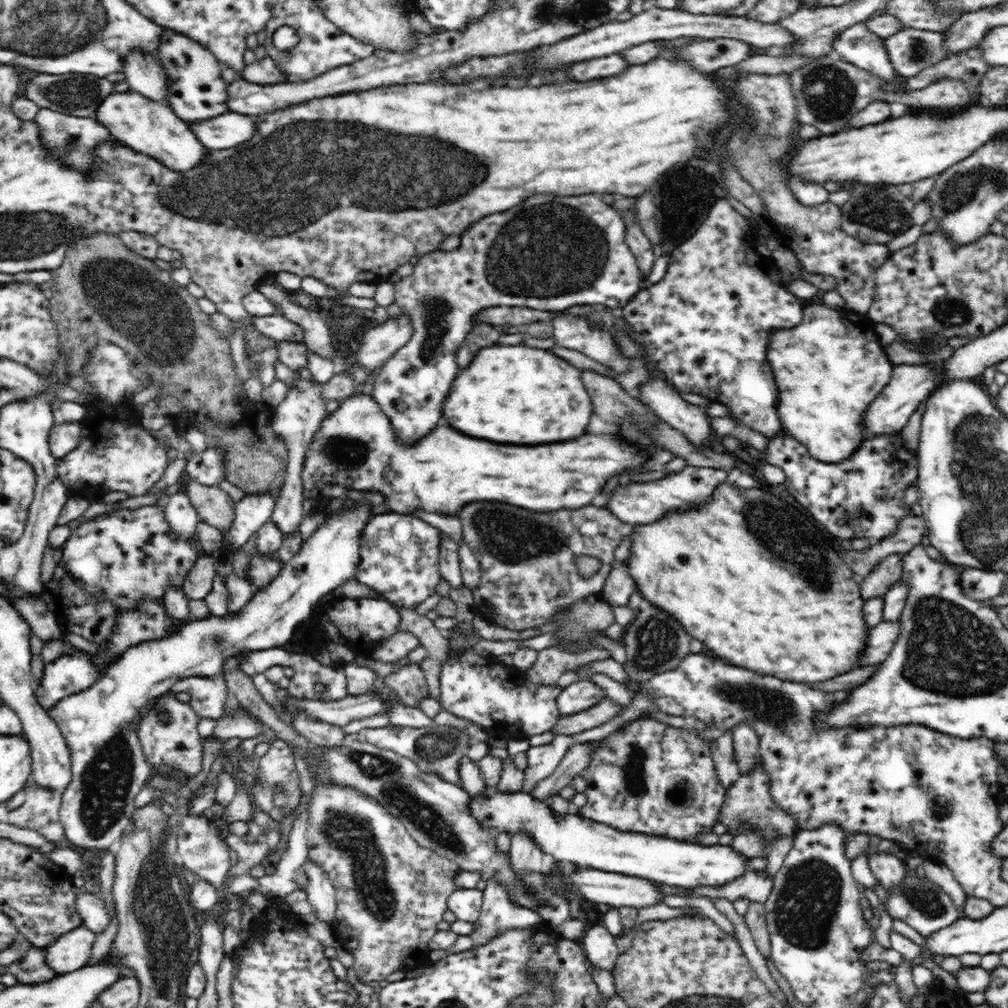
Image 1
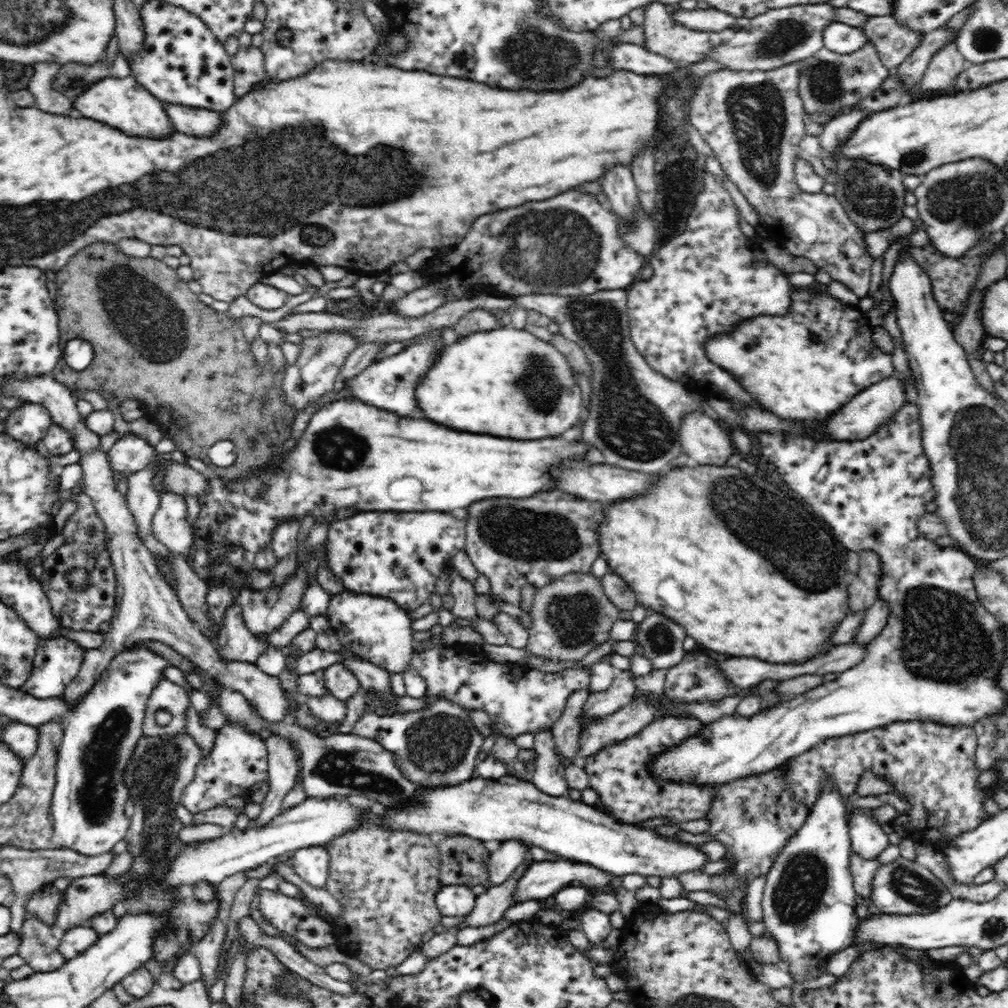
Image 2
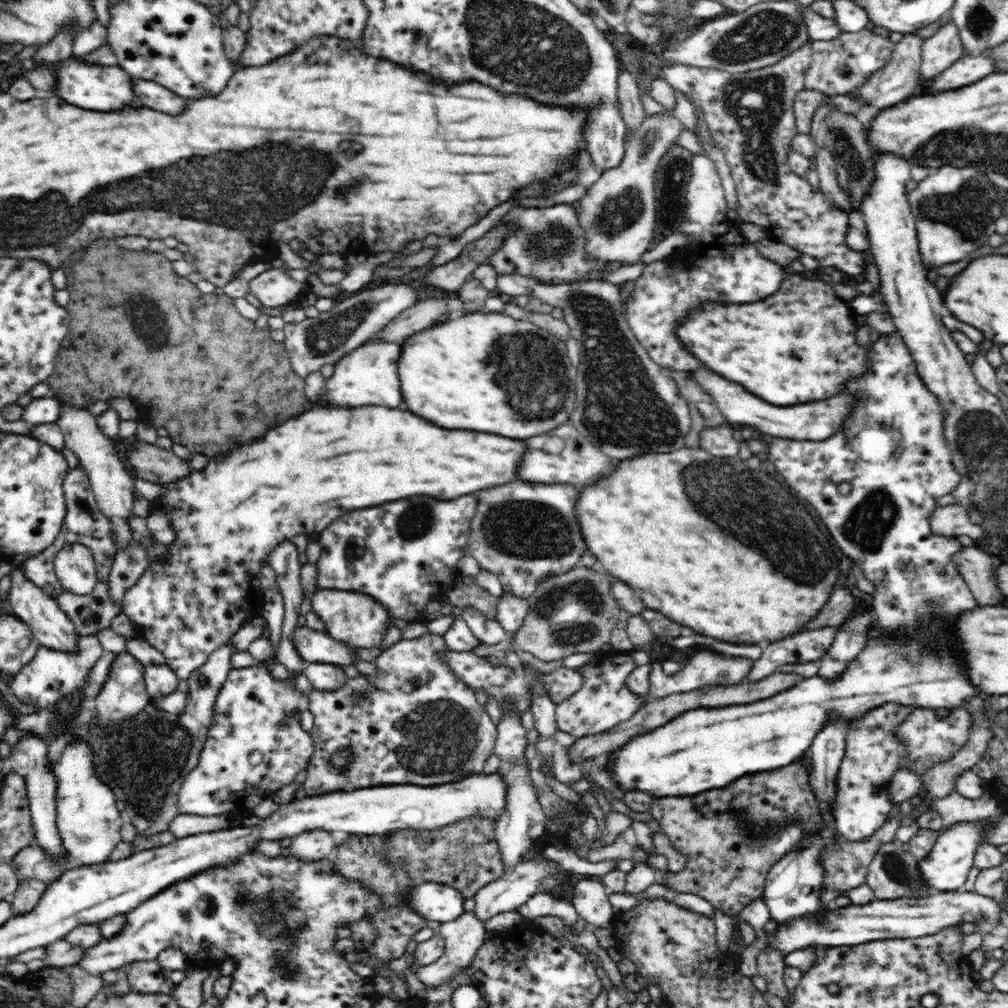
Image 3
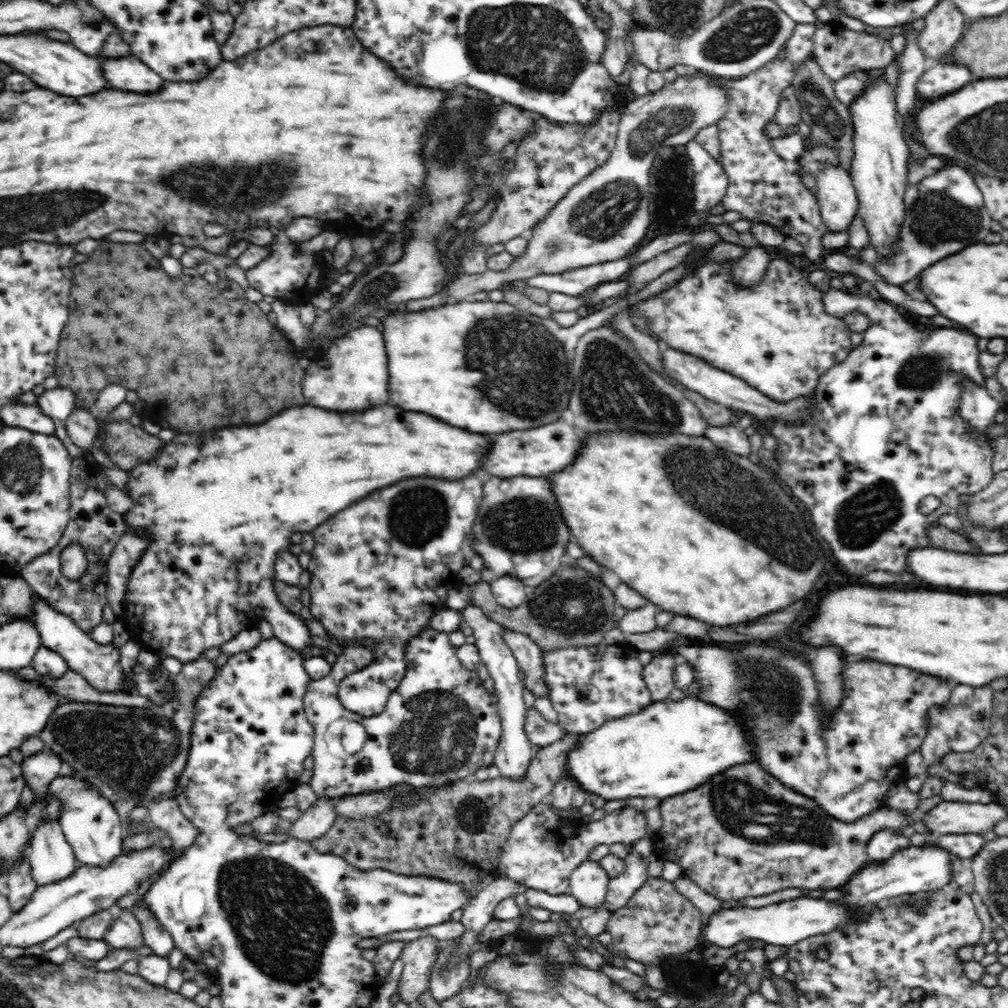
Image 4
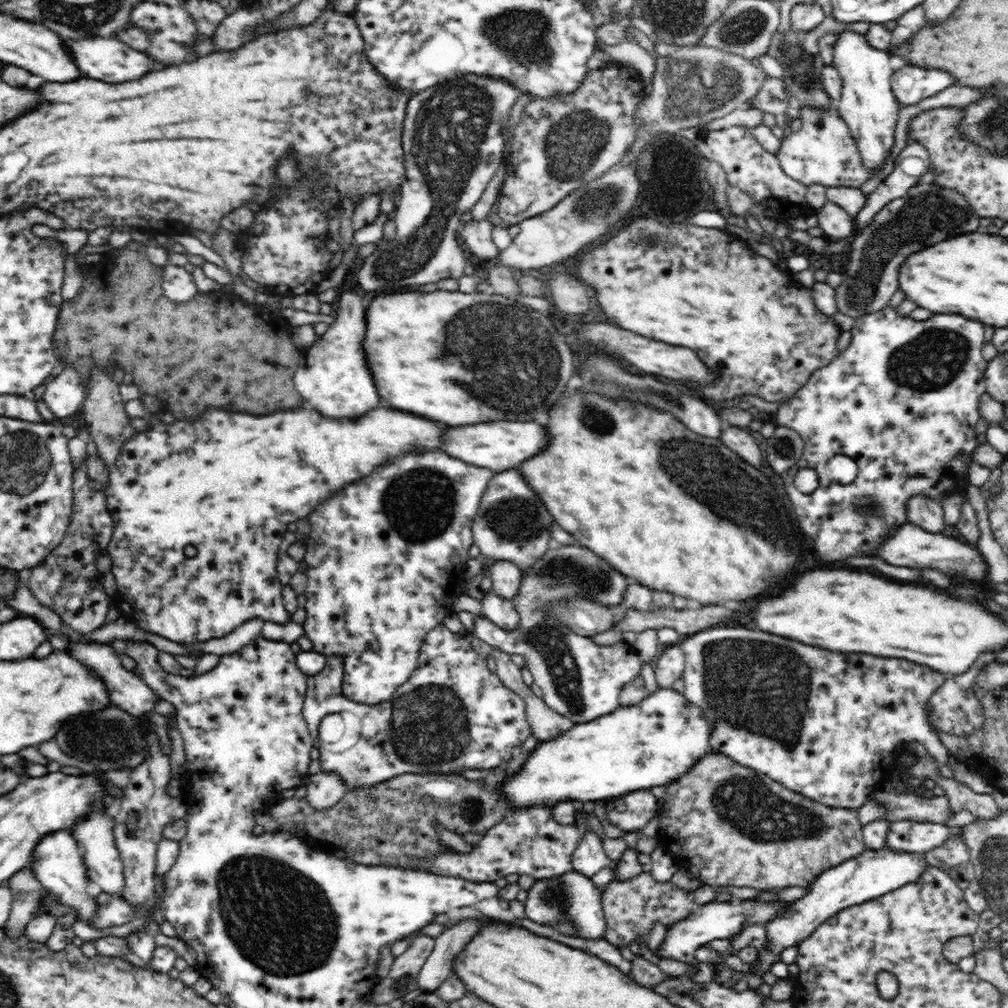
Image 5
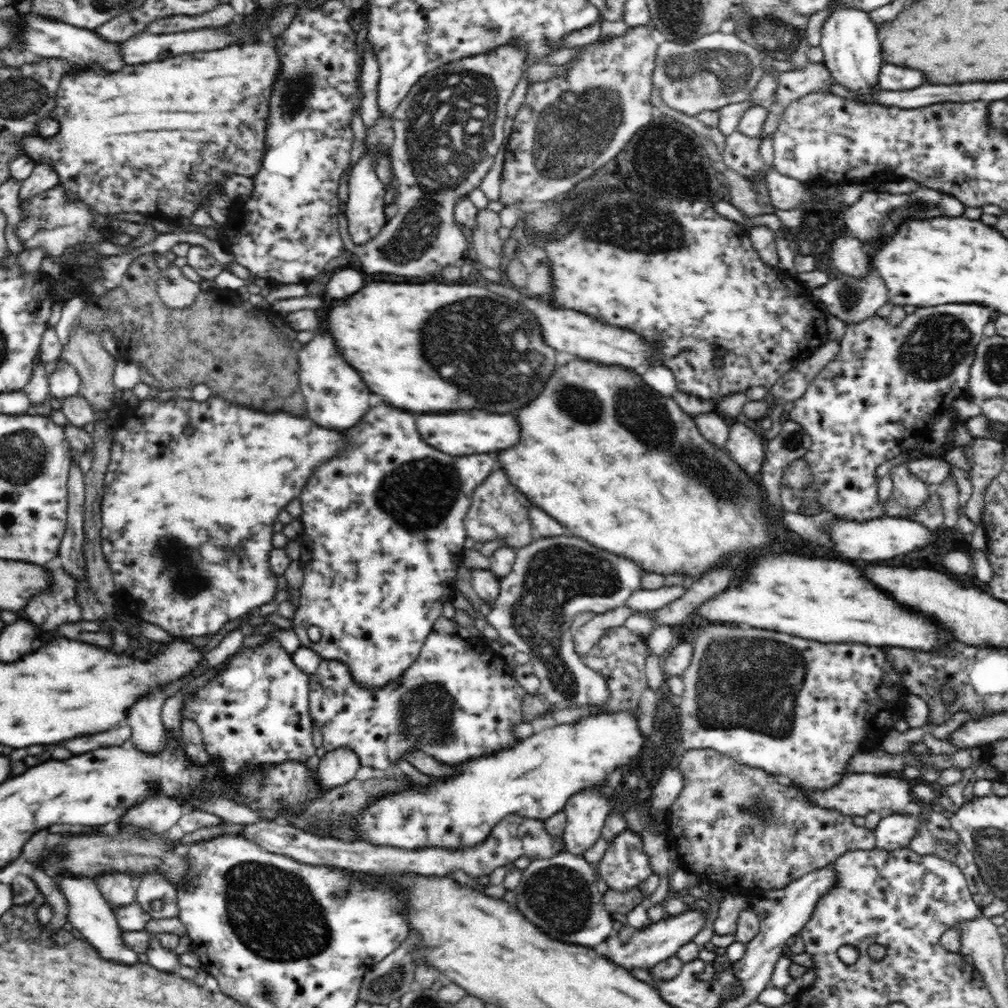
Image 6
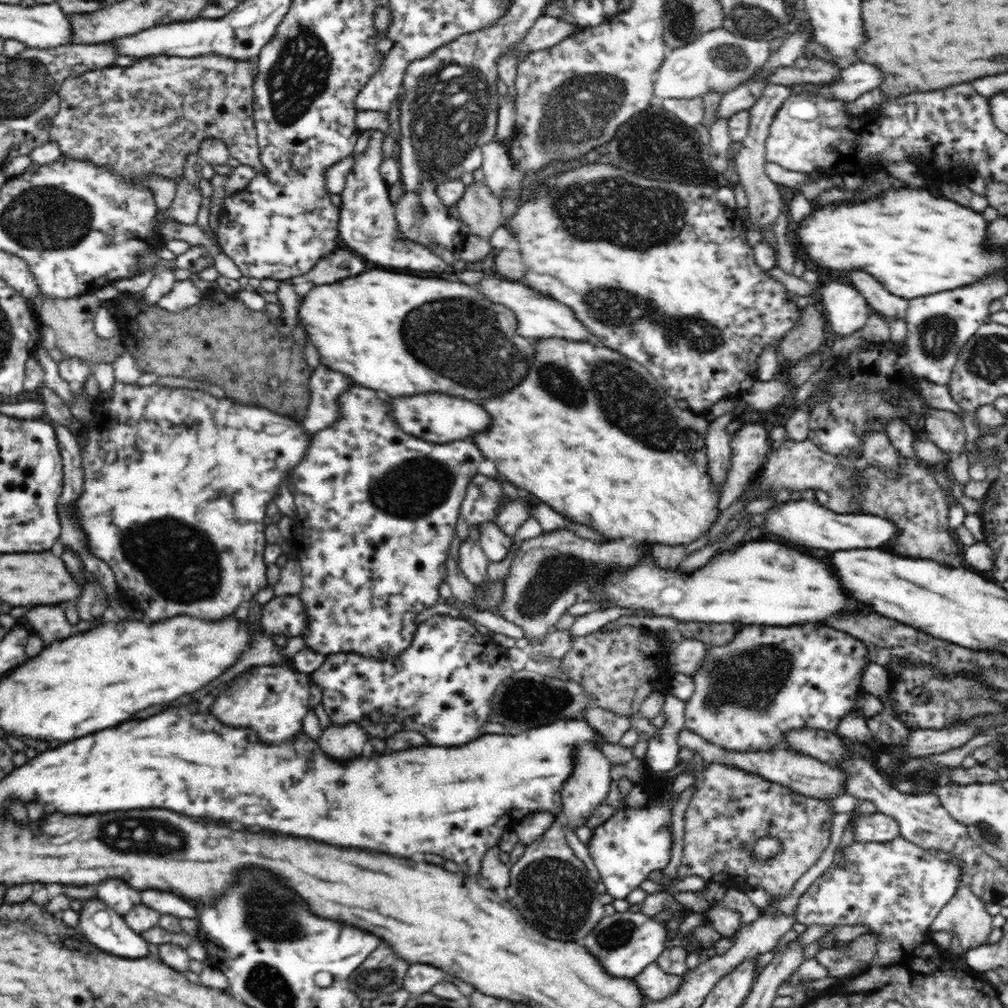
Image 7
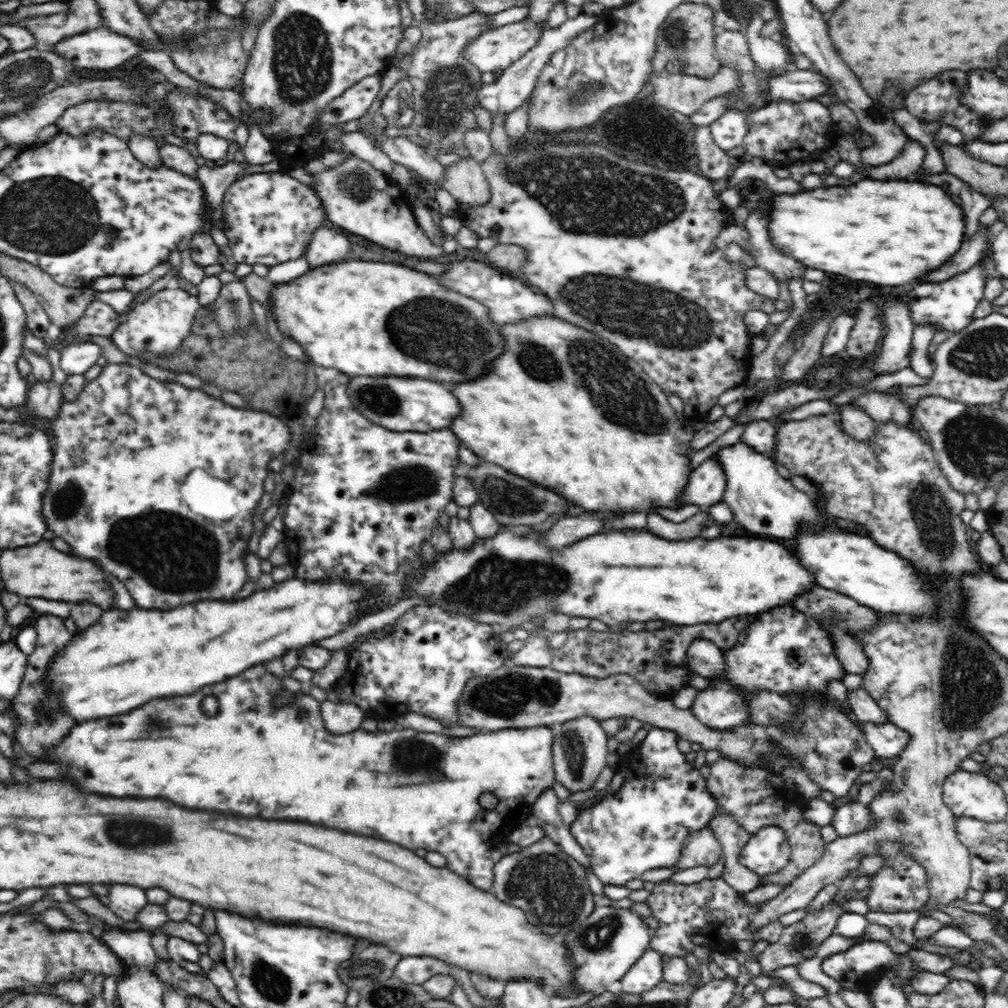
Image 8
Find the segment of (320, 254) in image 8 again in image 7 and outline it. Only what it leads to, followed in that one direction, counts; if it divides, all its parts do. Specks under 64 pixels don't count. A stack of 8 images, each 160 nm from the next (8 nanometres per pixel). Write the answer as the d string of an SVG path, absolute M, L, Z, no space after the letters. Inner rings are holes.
M341 243L336 248L336 252L332 250L332 254L328 254L328 258L318 260L312 270L308 270L302 276L294 276L287 283L294 286L303 282L334 284L350 276L358 276L360 272L364 272L364 268L366 268L366 262Z

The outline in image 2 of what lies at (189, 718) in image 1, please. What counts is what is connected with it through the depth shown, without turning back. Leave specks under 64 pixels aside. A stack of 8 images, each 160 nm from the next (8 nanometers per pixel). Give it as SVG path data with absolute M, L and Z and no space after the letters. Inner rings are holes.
M162 678L156 688L152 688L152 694L147 700L145 719L143 720L143 736L150 738L174 738L176 734L186 732L186 712L191 702L188 692L179 684L174 684L166 678ZM156 710L168 710L172 714L170 726L158 726L154 720Z

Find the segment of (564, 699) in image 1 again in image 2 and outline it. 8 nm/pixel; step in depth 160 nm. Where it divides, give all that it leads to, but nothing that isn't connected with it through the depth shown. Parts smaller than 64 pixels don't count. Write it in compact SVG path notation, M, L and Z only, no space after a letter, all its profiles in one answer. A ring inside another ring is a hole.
M580 689L572 692L567 698L564 712L551 728L551 733L556 740L557 750L571 763L577 761L576 758L578 758L576 754L578 750L577 742L582 732L580 714L583 714L583 704L590 693L589 689Z

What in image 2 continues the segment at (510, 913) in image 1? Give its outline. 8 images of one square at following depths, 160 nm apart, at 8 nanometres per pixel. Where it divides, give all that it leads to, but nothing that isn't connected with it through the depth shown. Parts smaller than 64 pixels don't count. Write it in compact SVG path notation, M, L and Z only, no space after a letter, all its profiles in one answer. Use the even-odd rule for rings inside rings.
M504 840L489 857L489 886L496 887L508 881L510 875L524 864L530 854L530 846L519 840Z

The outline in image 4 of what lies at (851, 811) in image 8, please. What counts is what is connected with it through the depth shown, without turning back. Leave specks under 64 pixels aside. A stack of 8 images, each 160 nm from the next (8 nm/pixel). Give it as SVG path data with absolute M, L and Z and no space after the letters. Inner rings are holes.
M909 832L910 844L923 847L934 844L946 849L954 857L975 858L984 846L984 838L979 834L949 834L942 835L934 832Z

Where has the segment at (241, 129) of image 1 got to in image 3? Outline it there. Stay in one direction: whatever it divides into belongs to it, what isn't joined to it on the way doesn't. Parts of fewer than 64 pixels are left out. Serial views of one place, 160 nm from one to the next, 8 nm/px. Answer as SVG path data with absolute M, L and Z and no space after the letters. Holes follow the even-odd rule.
M131 76L130 81L132 81L132 89L136 92L135 100L146 108L168 112L168 114L180 114L188 104L185 98L174 94L157 82L143 78L131 78Z

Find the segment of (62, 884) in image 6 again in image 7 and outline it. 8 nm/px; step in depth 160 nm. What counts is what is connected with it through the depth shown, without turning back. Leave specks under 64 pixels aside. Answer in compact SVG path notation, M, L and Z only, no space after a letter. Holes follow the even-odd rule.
M99 898L85 900L79 915L83 936L100 950L130 959L150 955L150 942L132 931L123 916Z

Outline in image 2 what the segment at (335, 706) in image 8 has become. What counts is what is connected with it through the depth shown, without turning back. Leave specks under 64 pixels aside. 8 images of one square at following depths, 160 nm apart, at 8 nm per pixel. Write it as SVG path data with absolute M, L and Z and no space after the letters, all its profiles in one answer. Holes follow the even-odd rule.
M323 845L298 848L290 855L292 868L300 878L312 887L322 889L329 876L330 855Z

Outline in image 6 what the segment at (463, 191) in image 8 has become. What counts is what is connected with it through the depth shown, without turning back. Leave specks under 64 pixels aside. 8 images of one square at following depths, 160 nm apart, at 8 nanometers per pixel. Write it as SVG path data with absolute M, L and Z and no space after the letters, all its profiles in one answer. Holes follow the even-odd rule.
M488 208L482 209L478 210L474 221L476 226L468 233L478 254L477 261L486 268L500 271L503 253L503 240L500 239L497 231L502 226L500 215Z

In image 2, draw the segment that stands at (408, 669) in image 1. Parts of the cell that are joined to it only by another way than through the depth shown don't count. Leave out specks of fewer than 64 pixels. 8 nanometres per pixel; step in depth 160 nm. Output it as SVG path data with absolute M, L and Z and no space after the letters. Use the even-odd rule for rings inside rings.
M441 646L440 648L430 648L420 653L414 653L411 659L411 669L415 673L422 676L430 696L439 696L447 698L450 702L459 704L463 709L484 710L490 717L493 724L493 729L502 735L516 738L524 732L536 734L540 730L548 730L552 728L554 722L560 718L564 712L567 698L580 689L588 689L590 682L591 671L588 669L567 669L561 668L548 672L529 668L516 663L496 663L493 661L473 662L469 661L467 654L455 652L452 646Z

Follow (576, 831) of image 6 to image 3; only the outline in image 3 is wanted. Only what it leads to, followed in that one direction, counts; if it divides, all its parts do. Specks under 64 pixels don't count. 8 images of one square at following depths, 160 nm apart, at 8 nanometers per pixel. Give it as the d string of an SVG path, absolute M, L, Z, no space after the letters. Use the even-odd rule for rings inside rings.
M587 876L574 886L570 901L578 916L590 928L602 929L616 927L616 914L612 911L608 897L600 878Z

